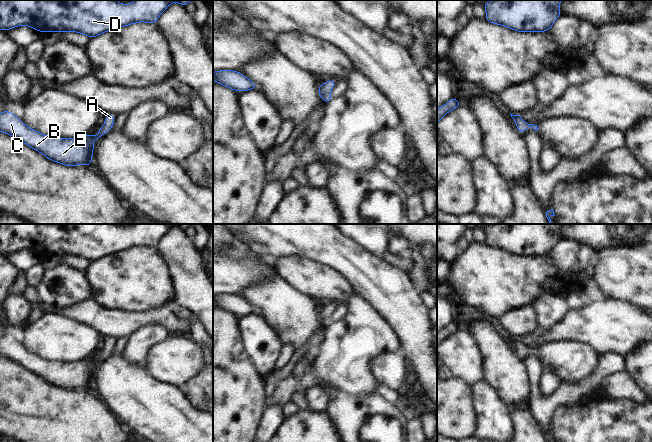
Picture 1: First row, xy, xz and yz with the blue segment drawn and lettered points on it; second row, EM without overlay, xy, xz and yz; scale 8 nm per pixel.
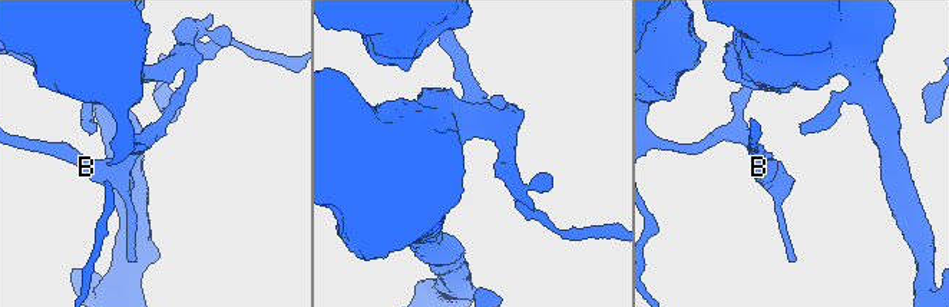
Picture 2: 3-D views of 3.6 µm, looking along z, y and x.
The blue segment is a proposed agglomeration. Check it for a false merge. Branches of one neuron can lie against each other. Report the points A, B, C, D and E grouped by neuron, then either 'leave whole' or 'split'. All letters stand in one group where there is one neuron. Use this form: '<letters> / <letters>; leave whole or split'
A B C D E; leave whole

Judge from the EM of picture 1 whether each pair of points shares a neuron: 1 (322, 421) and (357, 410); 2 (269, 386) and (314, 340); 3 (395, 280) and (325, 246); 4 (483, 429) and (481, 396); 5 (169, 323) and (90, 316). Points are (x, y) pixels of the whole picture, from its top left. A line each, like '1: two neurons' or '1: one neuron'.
1: two neurons
2: one neuron
3: one neuron
4: one neuron
5: one neuron

